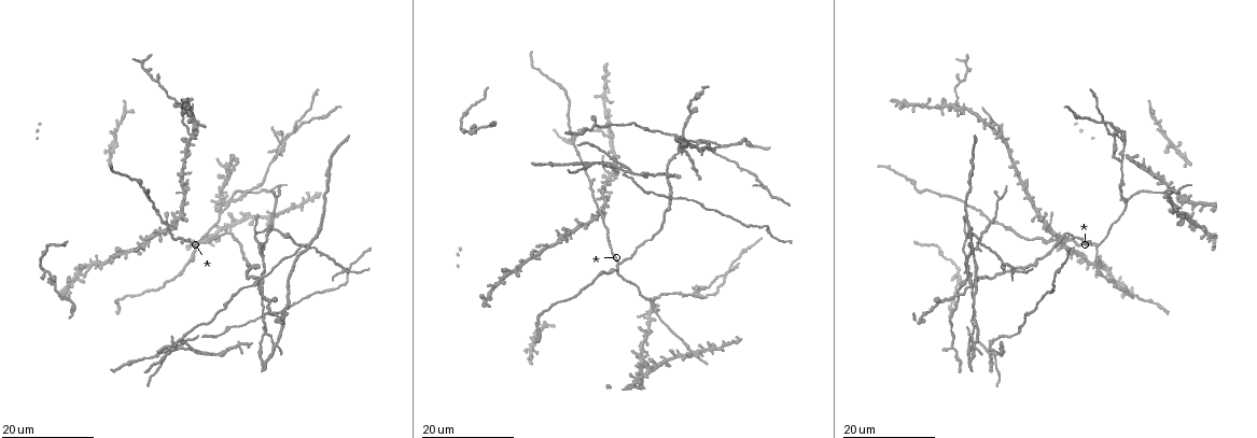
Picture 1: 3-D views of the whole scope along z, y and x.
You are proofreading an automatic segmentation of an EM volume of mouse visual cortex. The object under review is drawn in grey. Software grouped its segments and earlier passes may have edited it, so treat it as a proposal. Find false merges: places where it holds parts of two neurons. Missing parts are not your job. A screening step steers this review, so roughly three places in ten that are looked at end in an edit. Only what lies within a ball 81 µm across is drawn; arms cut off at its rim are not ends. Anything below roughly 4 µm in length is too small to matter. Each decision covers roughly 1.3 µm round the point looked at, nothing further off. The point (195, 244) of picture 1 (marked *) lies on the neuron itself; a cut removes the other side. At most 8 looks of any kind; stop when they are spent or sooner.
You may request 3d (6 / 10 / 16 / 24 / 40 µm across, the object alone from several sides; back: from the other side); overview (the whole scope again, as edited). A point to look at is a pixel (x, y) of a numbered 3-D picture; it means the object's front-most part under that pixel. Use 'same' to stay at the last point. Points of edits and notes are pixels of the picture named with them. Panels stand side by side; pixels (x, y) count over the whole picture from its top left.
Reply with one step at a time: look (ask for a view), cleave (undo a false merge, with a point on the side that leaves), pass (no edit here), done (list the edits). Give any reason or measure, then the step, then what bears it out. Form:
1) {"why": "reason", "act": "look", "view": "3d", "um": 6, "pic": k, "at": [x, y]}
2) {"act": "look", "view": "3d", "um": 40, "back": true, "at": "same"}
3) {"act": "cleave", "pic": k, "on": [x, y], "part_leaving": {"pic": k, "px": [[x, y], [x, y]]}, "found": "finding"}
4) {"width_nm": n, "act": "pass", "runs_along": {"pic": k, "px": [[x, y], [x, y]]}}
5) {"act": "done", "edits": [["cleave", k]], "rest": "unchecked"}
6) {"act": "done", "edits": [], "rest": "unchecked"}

{"why": "small branch off a trunk", "act": "look", "view": "3d", "um": 24, "pic": 1, "at": [230, 199]}

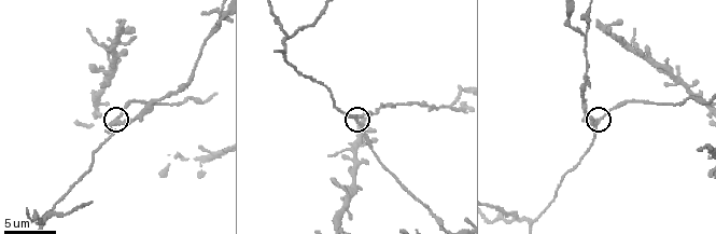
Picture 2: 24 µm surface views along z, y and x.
{"act": "look", "view": "3d", "um": 10, "pic": 2, "at": [360, 115]}

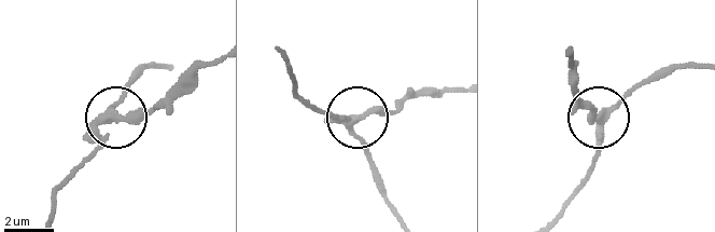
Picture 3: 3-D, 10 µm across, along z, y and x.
{"width_nm": 270, "act": "cleave", "pic": 3, "on": [141, 111], "part_leaving": {"pic": 3, "px": [[108, 119], [150, 110], [218, 63]]}, "found": "a second neuron is stuck on"}

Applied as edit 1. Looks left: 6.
{"act": "look", "view": "overview"}

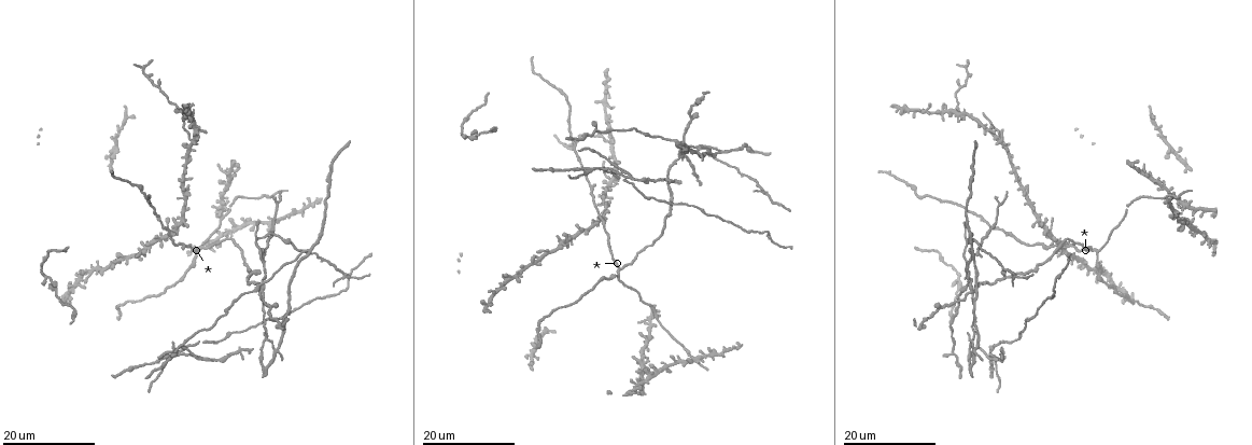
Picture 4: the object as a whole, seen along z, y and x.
{"why": "three-way junction", "act": "look", "view": "3d", "um": 24, "pic": 4, "at": [1097, 252]}

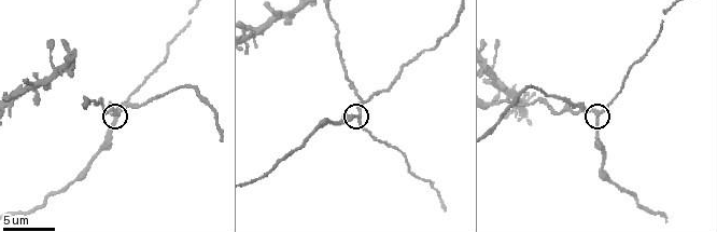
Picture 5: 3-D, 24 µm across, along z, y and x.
{"act": "look", "view": "3d", "um": 10, "pic": 5, "at": [598, 115]}

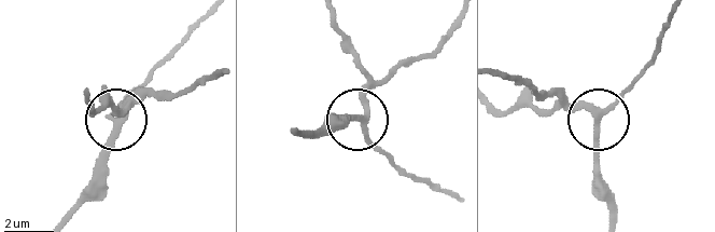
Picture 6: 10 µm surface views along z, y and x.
{"side_arm_um": 34, "arms": 3, "act": "pass", "found": "one neuron here"}

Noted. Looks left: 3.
{"act": "look", "view": "3d", "um": 24, "pic": 4, "at": [1040, 243]}

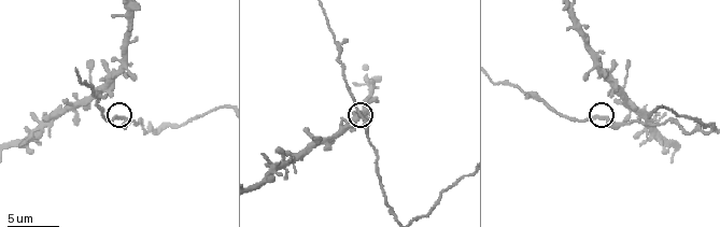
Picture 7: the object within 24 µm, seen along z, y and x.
{"why": "closer look", "act": "look", "view": "3d", "um": 6, "pic": 7, "at": [596, 118]}

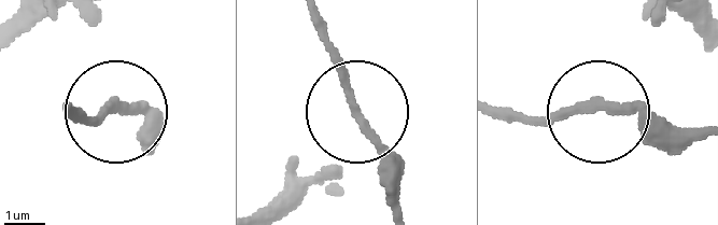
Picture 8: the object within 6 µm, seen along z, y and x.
{"act": "pass", "runs_along": {"pic": 8, "px": [[399, 211], [392, 159], [351, 98], [323, 18]]}, "found": "one neuron here"}

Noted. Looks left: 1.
{"act": "done", "edits": [["cleave", 3]], "rest": "unchecked"}

